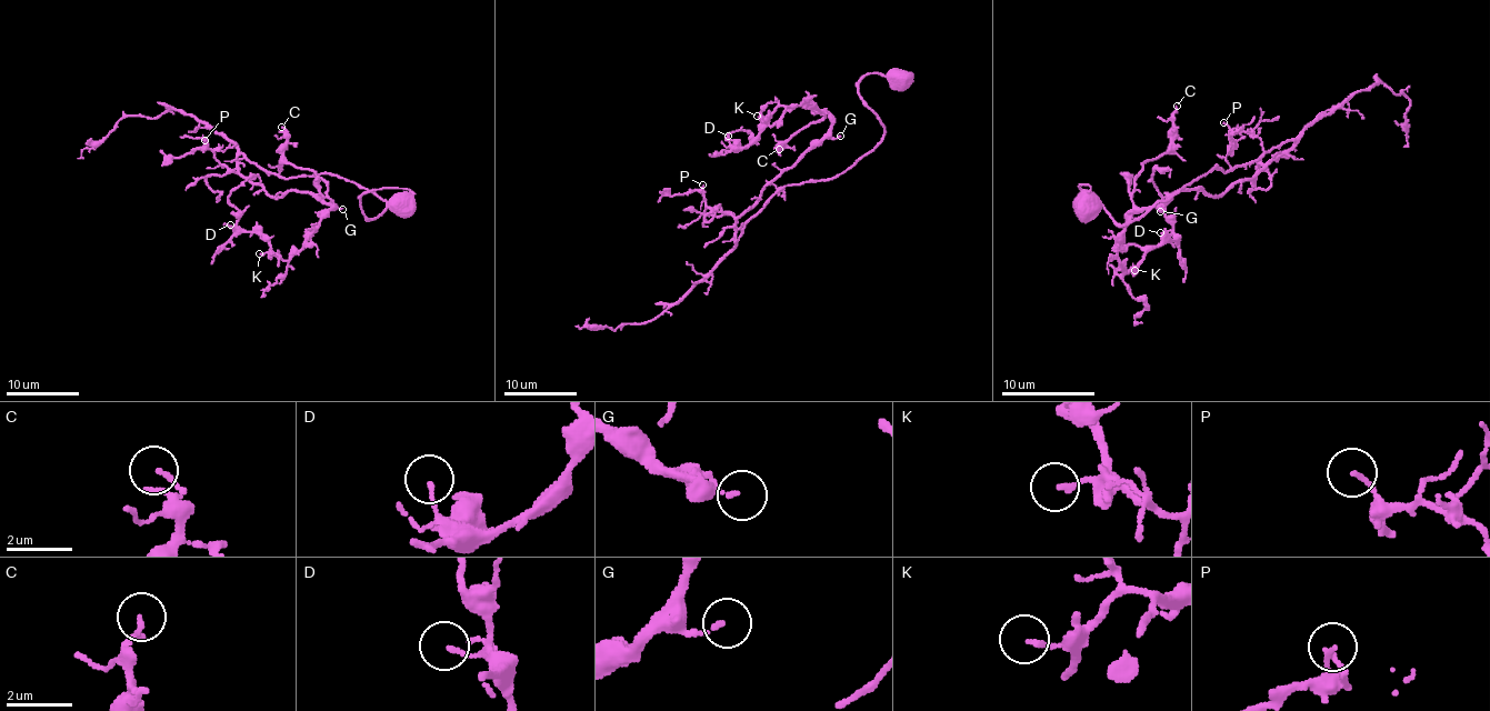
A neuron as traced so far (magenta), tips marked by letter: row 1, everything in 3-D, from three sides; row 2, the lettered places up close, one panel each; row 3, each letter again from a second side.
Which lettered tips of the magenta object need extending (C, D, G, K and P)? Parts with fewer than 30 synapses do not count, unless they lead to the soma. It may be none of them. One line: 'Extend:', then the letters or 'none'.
Extend: none

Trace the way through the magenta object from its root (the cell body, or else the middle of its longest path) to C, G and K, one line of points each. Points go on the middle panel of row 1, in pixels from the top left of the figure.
C: (900, 80), (859, 83), (884, 129), (868, 152), (831, 178), (784, 184), (737, 229), (831, 116), (779, 149)
G: (900, 80), (859, 83), (884, 129), (868, 152), (831, 178), (784, 184), (736, 227), (768, 183), (840, 136)
K: (900, 80), (859, 83), (884, 129), (868, 152), (784, 184), (737, 229), (831, 123), (804, 103), (757, 116)

